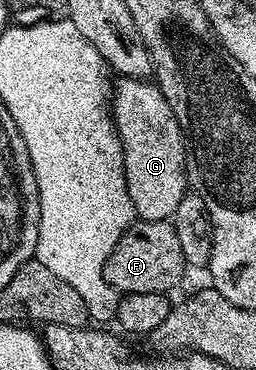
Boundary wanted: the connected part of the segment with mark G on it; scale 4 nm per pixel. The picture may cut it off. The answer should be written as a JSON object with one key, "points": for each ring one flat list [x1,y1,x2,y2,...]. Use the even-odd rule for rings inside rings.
{"points":[[121,78,110,95,112,124,124,150,126,189,136,210,136,219,171,220,178,201,189,190,184,169,184,132,155,82,147,78]]}

